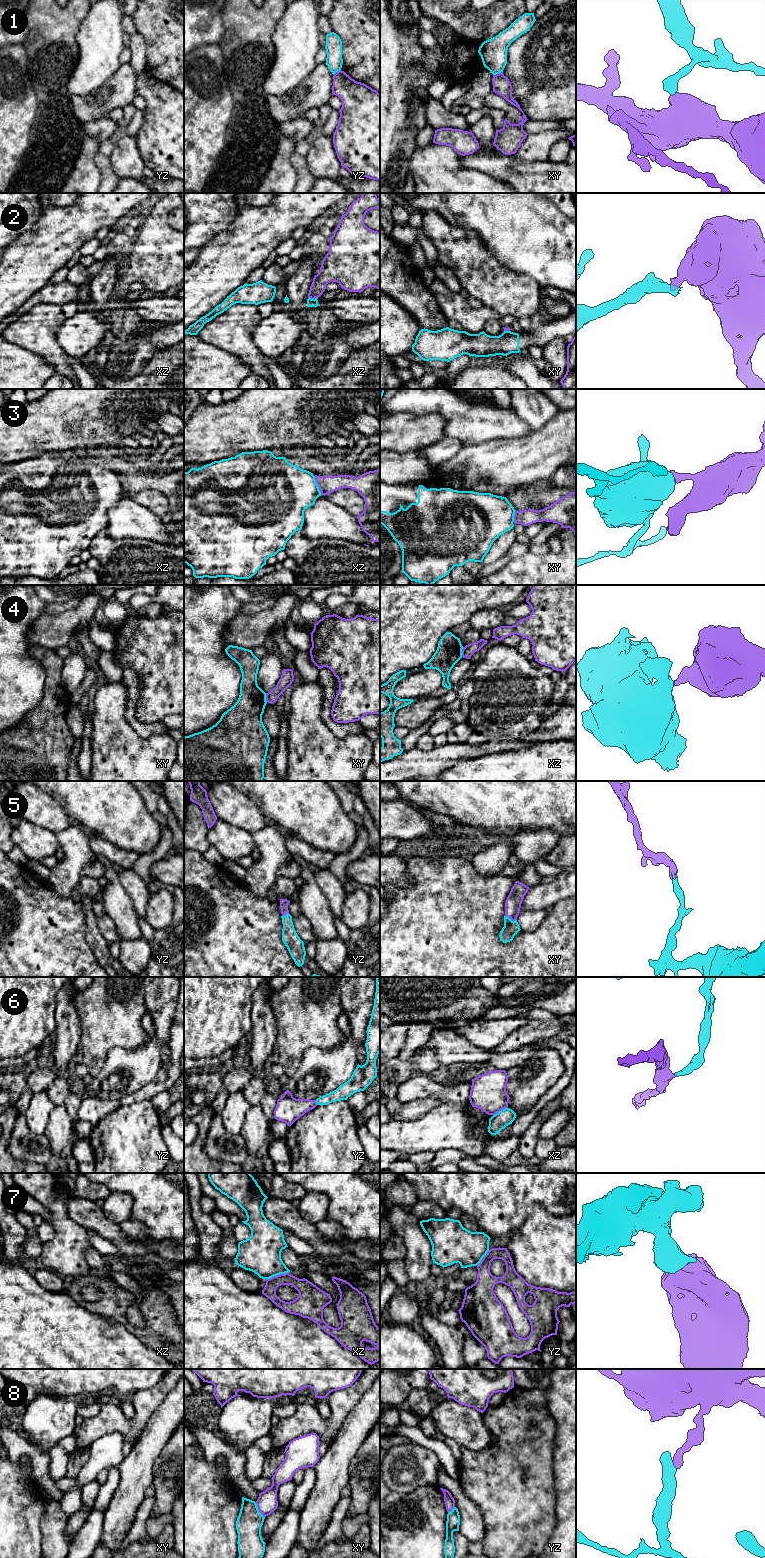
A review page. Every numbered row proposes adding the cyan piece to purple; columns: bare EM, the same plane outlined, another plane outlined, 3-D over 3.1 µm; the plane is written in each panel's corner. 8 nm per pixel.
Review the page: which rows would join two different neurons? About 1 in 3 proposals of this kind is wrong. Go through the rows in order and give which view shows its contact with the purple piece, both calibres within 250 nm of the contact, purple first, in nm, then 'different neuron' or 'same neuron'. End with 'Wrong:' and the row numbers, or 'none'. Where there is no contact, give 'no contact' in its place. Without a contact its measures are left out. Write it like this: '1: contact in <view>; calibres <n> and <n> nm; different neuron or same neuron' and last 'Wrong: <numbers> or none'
1: contact in xy; calibres 140 and 220 nm; different neuron
2: contact in xz; calibres 160 and 60 nm; different neuron
3: contact in xz; calibres 140 and 420 nm; different neuron
4: contact in xz; calibres 90 and 200 nm; different neuron
5: contact in xy; calibres 130 and 120 nm; same neuron
6: contact in xz; calibres 280 and 140 nm; different neuron
7: contact in xz; calibres 140 and 320 nm; different neuron
8: contact in xy; calibres 160 and 200 nm; different neuron
Wrong: 1, 2, 3, 4, 6, 7, 8

